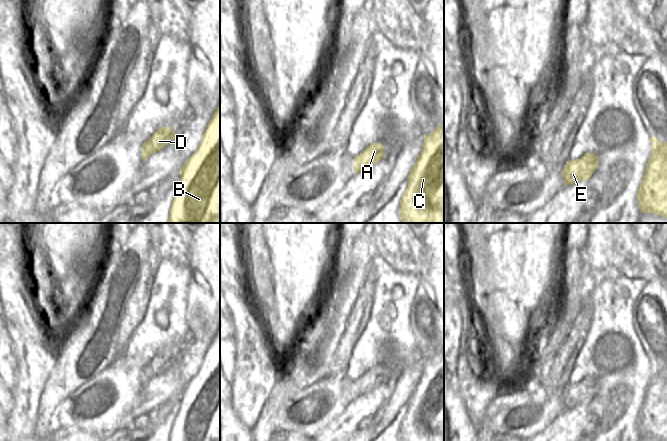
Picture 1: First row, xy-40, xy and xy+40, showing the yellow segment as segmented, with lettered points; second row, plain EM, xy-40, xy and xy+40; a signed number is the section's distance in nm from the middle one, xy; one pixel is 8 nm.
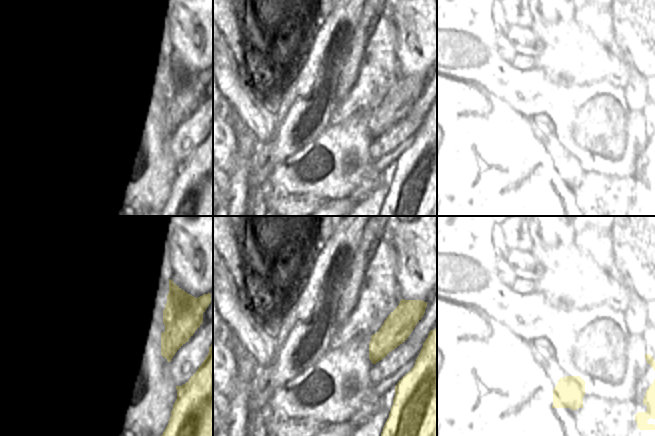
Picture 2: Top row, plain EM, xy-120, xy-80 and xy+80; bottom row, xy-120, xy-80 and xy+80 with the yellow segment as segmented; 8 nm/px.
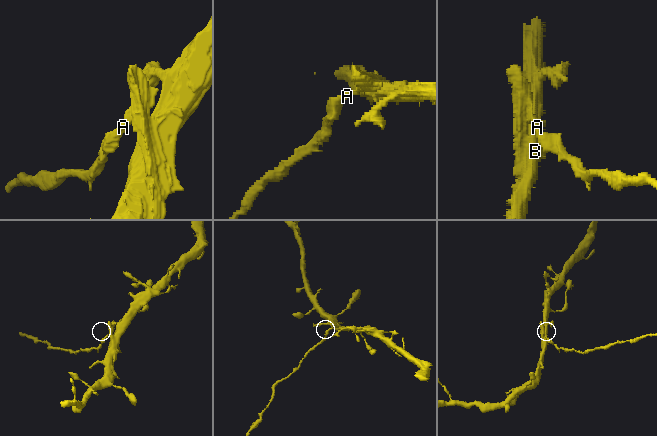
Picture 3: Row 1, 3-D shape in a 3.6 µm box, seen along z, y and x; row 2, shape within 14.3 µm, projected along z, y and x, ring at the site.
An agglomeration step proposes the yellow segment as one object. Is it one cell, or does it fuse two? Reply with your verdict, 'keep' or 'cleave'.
cleave

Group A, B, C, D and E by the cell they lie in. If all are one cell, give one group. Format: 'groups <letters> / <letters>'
groups A B C D / E

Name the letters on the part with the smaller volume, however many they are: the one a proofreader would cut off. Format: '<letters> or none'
E

